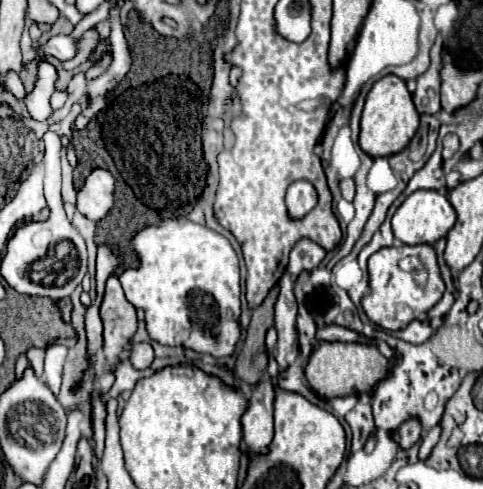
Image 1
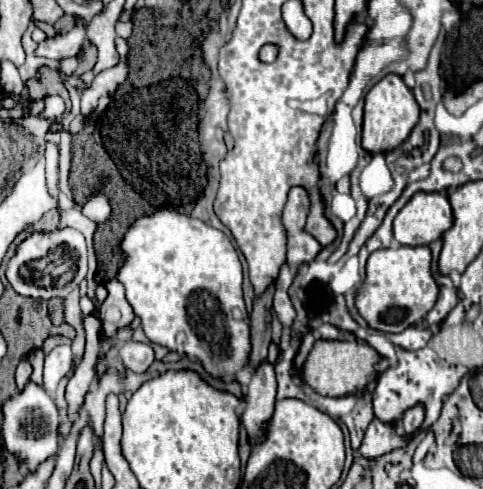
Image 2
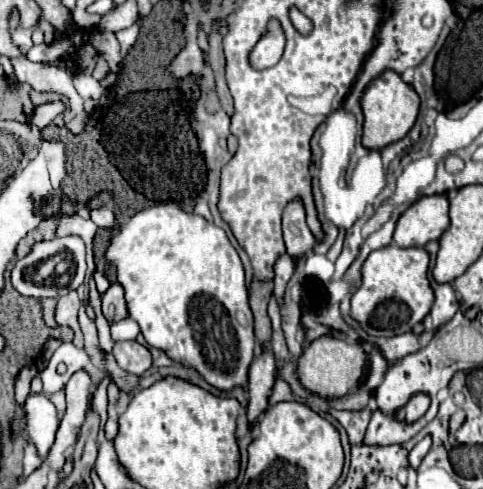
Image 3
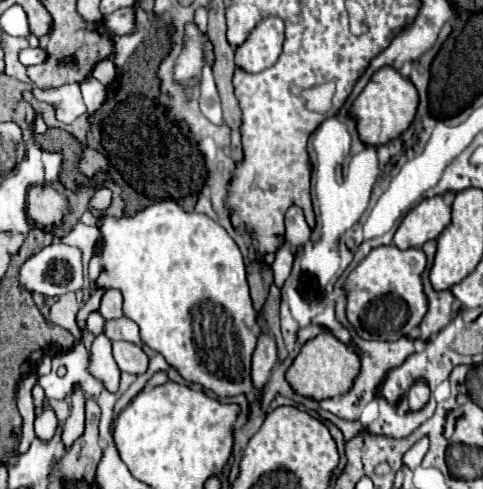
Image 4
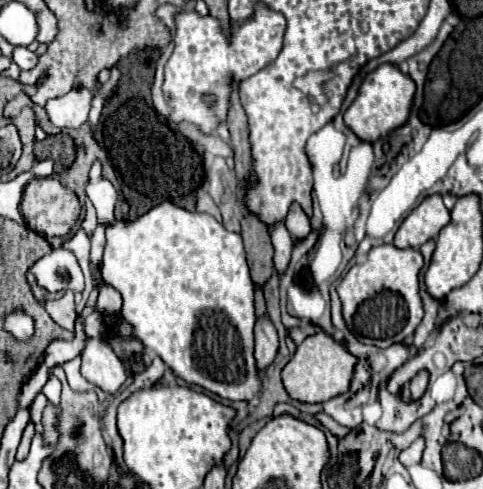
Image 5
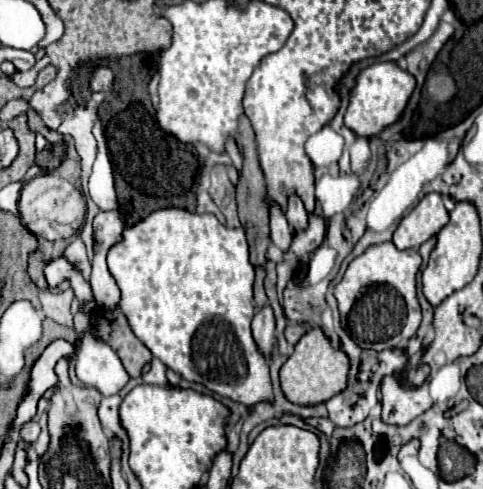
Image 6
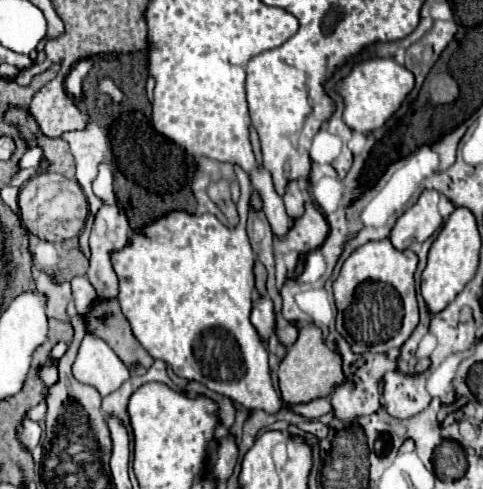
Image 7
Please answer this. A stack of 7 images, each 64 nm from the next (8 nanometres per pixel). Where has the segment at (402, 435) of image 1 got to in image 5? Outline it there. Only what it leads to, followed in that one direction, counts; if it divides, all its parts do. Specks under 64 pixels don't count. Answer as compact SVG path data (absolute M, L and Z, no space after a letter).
M420 370L420 372L410 380L410 392L412 392L414 400L418 400L418 398L424 394L426 388L428 388L428 372L426 372L426 370Z

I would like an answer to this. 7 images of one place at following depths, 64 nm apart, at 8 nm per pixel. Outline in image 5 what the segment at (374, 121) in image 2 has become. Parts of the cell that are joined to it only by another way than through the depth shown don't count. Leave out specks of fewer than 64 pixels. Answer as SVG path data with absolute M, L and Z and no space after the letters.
M380 64L376 70L368 72L366 78L362 80L356 100L344 112L344 122L360 140L376 142L378 138L390 134L392 130L396 130L398 126L402 126L408 120L414 90L416 90L414 80L408 74L402 74L398 70L398 66Z

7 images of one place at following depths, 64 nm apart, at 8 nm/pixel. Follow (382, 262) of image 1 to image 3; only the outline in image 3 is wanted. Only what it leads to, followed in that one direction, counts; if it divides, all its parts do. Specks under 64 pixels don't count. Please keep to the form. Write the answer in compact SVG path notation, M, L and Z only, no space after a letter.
M384 246L378 250L372 250L362 266L362 284L352 294L350 300L350 316L362 326L362 330L368 336L376 338L390 338L404 332L410 332L416 324L424 320L424 316L430 312L430 306L434 302L434 294L430 288L430 282L426 278L428 272L428 252L424 248L400 248L400 246Z

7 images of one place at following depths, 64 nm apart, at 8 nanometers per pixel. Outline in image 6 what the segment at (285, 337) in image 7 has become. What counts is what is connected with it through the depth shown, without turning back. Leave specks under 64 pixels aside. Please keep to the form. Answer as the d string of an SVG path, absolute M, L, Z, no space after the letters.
M288 324L286 330L284 330L284 336L286 336L286 340L288 340L290 344L296 344L306 330L308 330L308 328L306 328L304 324Z

